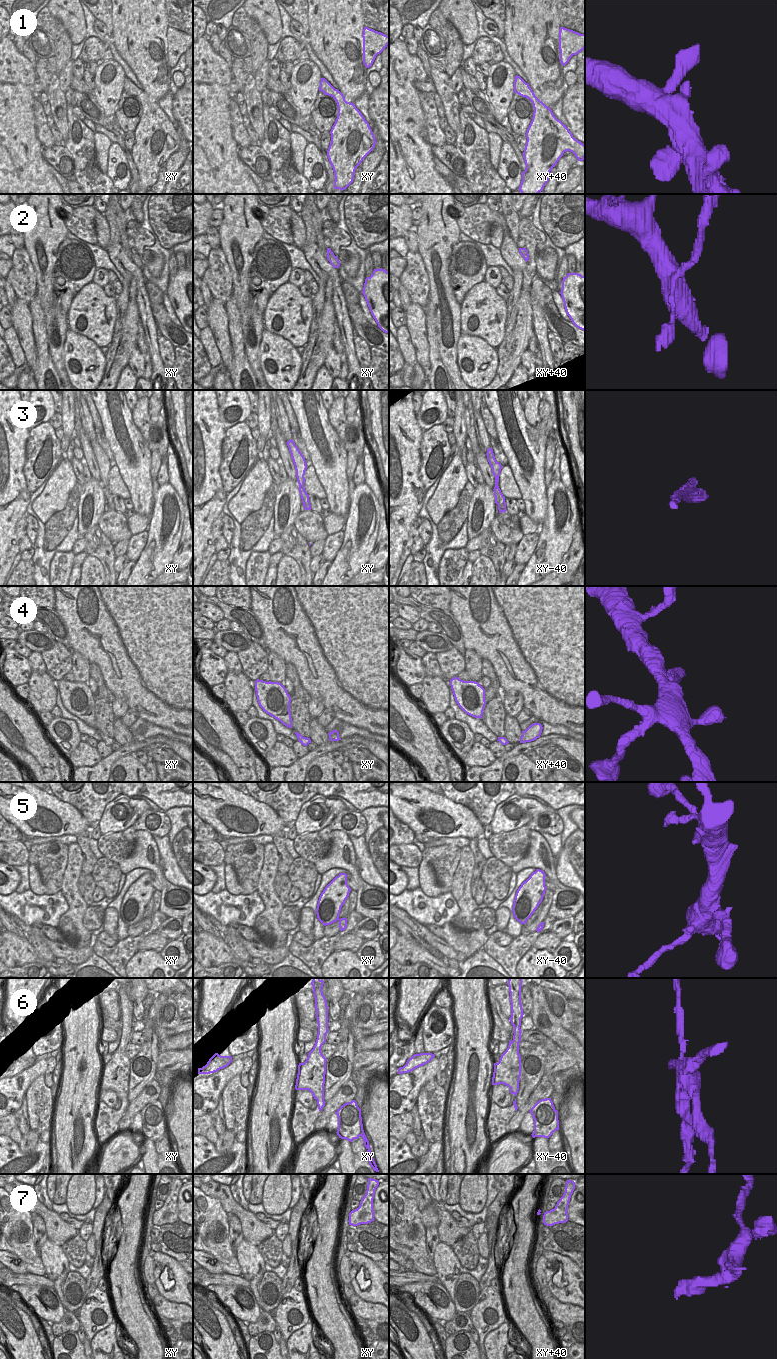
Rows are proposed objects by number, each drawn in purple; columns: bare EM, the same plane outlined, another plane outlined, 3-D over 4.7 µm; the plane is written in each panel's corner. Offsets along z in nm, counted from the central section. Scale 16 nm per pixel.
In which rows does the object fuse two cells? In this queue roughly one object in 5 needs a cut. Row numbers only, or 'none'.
6

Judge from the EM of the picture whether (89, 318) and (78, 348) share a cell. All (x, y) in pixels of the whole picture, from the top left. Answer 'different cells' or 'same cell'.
different cells

